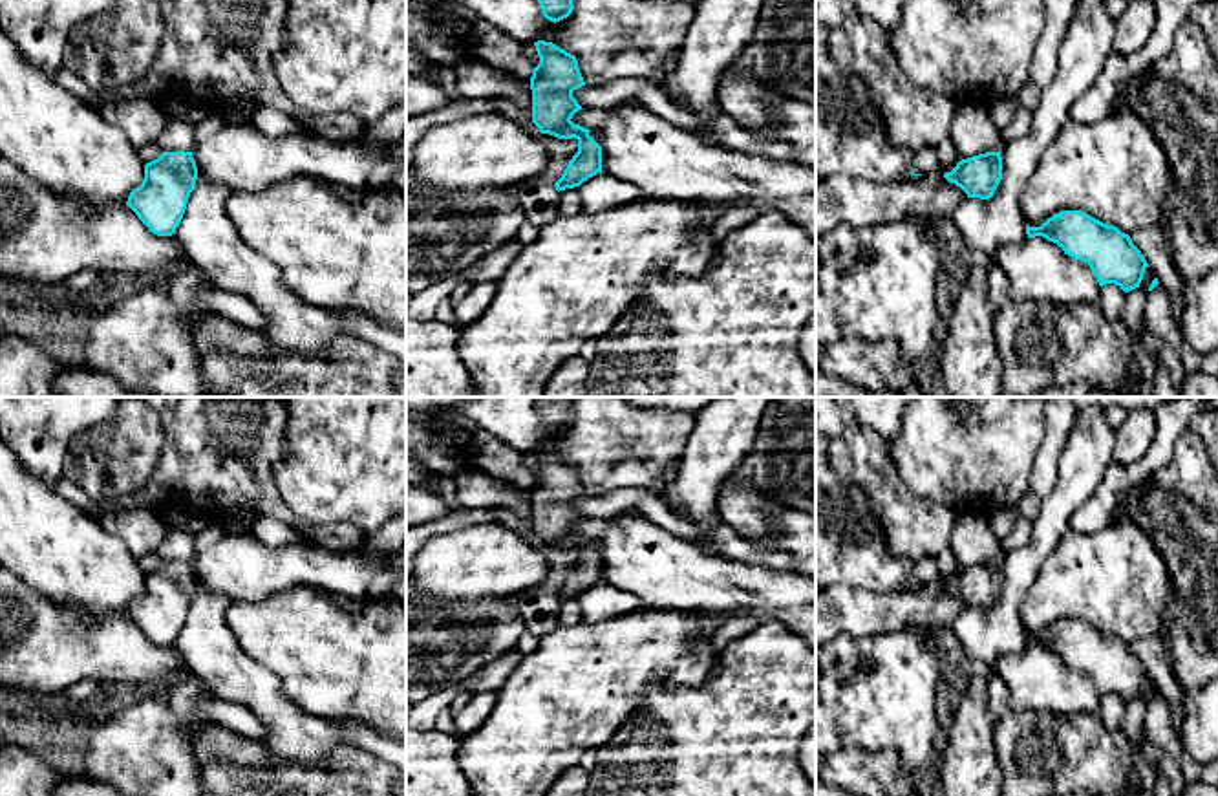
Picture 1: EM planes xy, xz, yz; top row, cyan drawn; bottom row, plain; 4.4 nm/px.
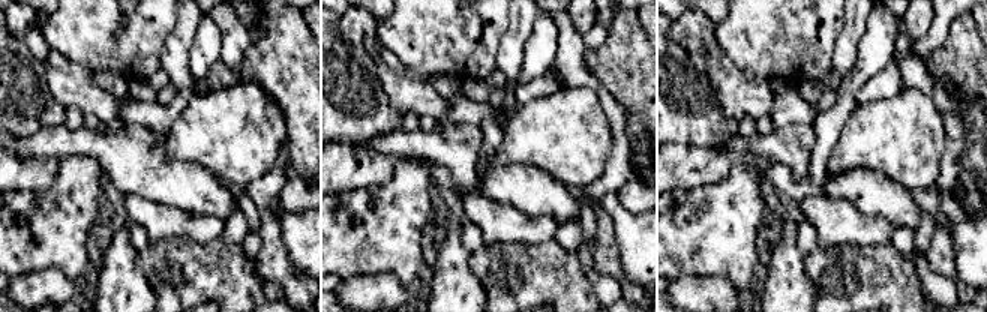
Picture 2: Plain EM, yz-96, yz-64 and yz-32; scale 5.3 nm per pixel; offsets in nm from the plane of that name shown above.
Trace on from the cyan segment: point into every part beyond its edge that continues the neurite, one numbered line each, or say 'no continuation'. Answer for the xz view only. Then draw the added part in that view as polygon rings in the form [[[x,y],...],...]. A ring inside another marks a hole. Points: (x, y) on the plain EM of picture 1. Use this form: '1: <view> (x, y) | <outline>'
no continuation

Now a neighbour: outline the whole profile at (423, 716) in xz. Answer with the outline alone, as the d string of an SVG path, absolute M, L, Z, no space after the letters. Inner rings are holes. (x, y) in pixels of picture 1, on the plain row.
M468 679L430 695L422 703L415 703L406 717L406 726L417 732L433 730L439 714L463 694L468 694Z

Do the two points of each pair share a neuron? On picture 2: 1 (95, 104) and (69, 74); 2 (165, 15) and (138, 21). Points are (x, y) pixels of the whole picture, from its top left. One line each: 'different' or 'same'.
1: same
2: same

